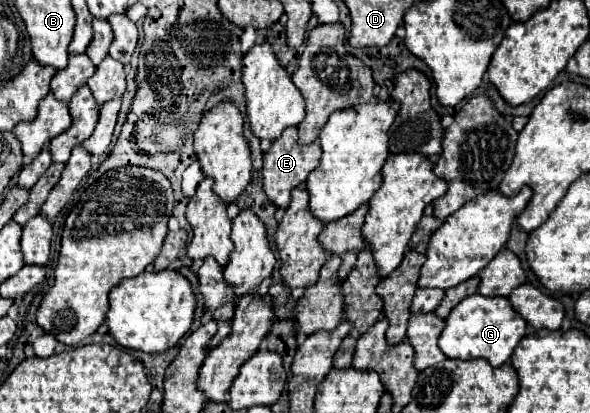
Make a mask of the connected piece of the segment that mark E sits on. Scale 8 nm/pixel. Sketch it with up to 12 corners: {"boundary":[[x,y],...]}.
{"boundary":[[288,127],[264,155],[264,193],[288,207],[322,147]]}

